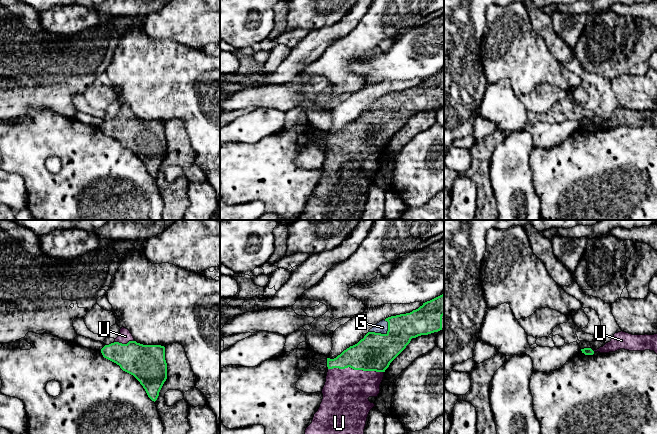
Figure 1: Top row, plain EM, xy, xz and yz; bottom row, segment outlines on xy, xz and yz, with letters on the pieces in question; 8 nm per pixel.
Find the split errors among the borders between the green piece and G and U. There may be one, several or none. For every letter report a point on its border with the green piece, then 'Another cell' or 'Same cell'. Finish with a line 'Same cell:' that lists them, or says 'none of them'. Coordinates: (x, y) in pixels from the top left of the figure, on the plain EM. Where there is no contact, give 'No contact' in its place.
G: Touches green at xz (382, 110). Same cell
U: Touches green at xz (356, 145). Same cell
Same cell: G, U

